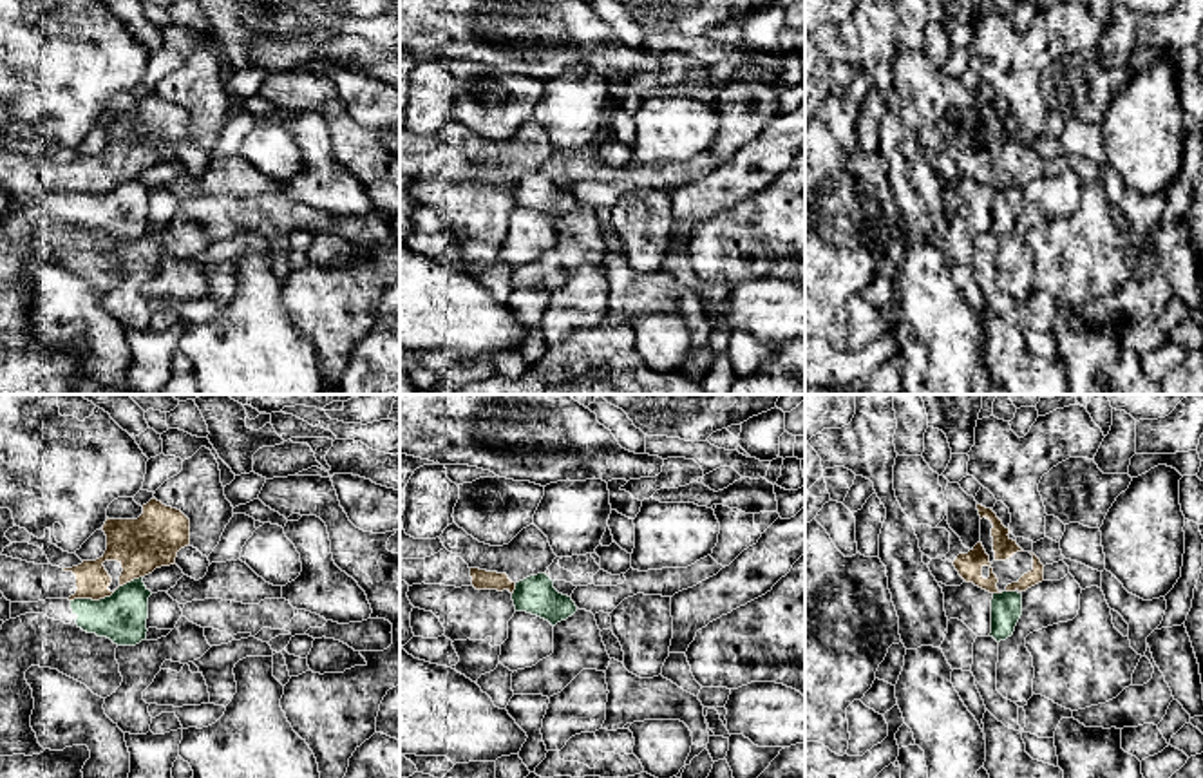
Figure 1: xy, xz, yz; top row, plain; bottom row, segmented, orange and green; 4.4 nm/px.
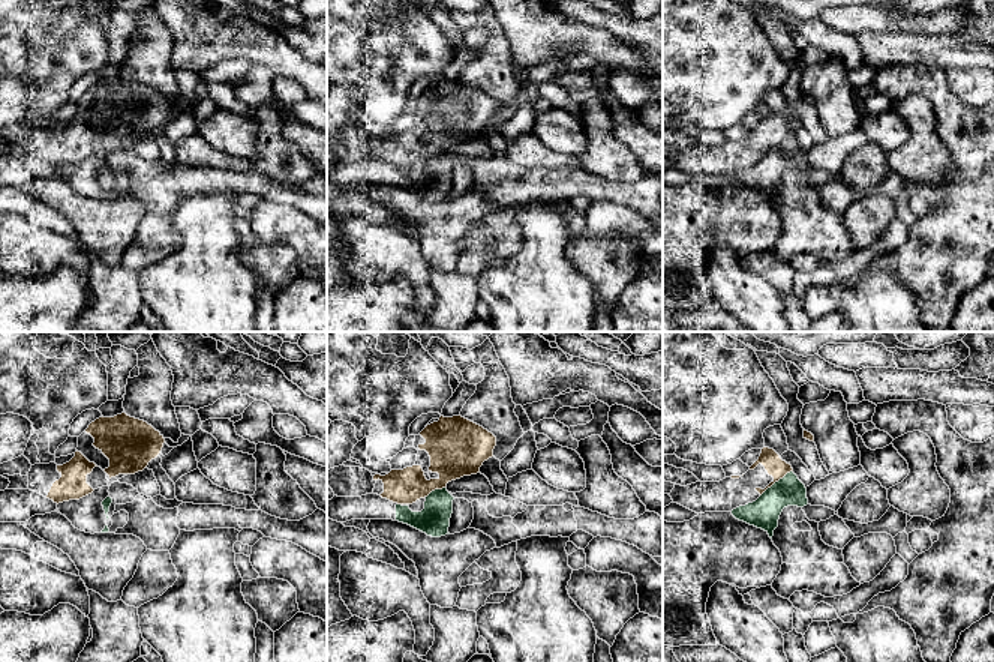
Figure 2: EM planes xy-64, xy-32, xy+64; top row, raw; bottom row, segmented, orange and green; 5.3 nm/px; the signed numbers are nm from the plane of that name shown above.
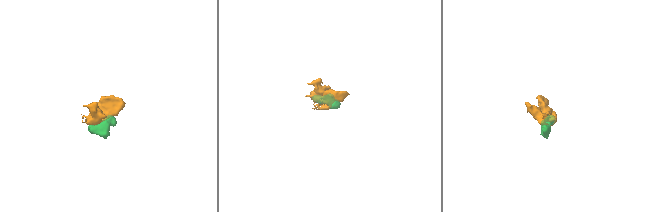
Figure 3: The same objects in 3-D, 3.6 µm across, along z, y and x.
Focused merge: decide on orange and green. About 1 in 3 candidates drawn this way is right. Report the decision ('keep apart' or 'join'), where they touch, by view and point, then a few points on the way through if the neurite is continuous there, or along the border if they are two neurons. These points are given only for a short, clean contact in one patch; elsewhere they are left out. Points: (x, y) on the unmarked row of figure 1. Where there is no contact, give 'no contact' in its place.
keep apart; meets orange in xy at (105, 190); border along xy (142, 170), (120, 180), (109, 190), (71, 196)

